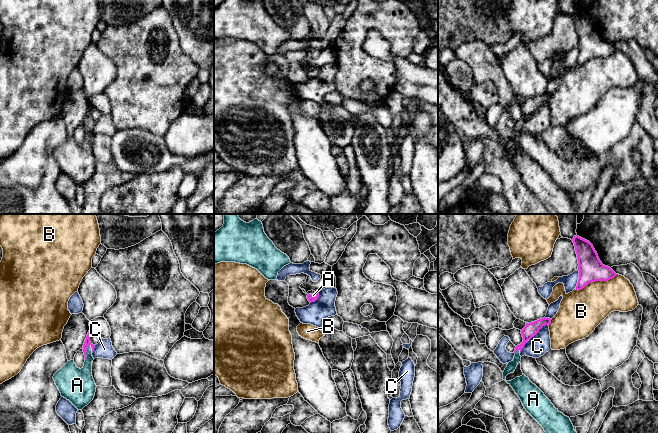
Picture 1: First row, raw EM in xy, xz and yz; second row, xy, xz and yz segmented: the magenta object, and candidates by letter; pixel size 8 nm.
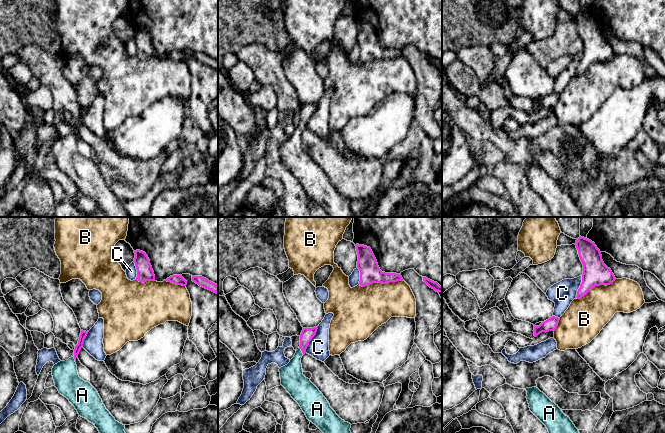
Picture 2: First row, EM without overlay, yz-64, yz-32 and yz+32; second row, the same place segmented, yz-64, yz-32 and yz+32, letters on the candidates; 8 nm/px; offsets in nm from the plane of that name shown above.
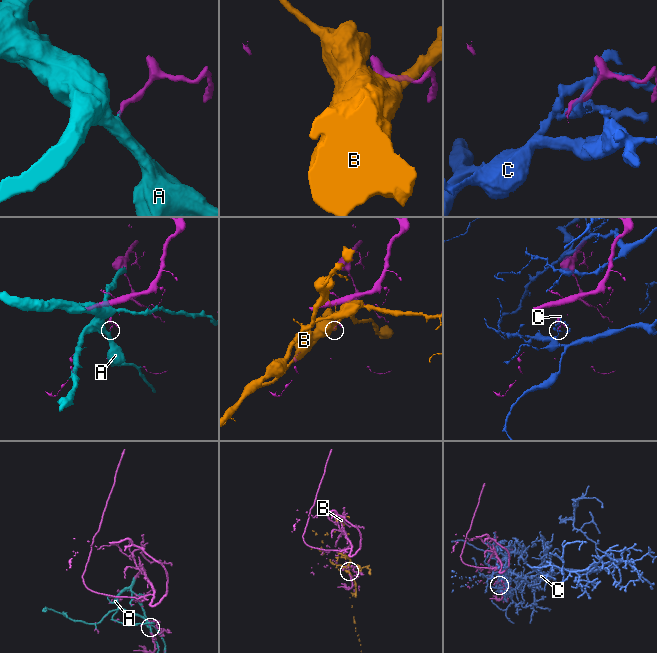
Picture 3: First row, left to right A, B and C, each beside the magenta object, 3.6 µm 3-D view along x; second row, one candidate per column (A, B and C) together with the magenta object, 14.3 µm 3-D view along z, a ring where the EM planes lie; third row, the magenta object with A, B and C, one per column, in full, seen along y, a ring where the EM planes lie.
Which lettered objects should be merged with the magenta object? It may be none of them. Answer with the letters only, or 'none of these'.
A

